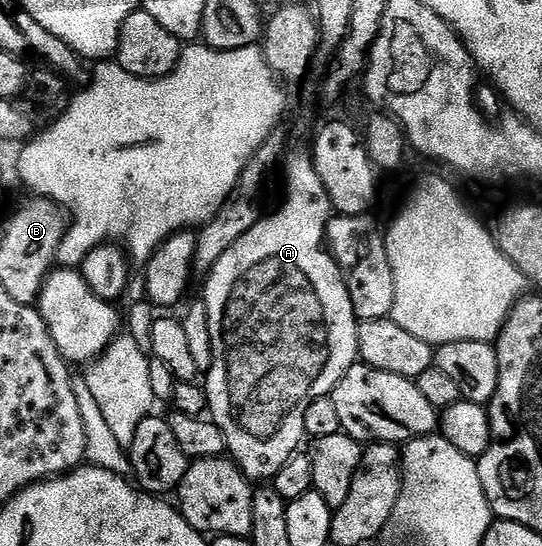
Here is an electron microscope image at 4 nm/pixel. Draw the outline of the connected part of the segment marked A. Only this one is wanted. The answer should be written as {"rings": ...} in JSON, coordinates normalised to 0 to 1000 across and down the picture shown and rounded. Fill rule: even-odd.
{"rings":[[[530,277],[524,286],[524,302],[528,300],[528,361],[520,366],[520,375],[507,385],[506,390],[485,394],[472,414],[465,414],[465,421],[458,421],[458,429],[450,429],[450,436],[443,436],[443,443],[435,443],[435,451],[428,451],[428,458],[419,458],[404,476],[395,482],[395,493],[378,507],[380,513],[380,540],[376,551],[382,560],[384,575],[384,604],[389,606],[389,670],[386,679],[376,689],[376,709],[380,714],[380,738],[384,742],[386,767],[395,771],[399,780],[406,780],[406,788],[417,804],[417,826],[437,850],[443,863],[454,870],[456,879],[463,883],[498,883],[504,881],[509,868],[517,868],[517,853],[524,853],[524,846],[531,846],[531,839],[539,839],[542,830],[559,819],[557,806],[566,804],[565,789],[561,788],[561,758],[568,751],[574,733],[587,733],[594,725],[609,725],[614,720],[616,709],[627,700],[627,692],[635,692],[635,685],[651,667],[662,665],[661,658],[661,597],[662,582],[649,568],[649,546],[638,529],[638,516],[631,502],[631,493],[616,482],[614,474],[605,467],[601,447],[601,414],[613,401],[613,375],[605,363],[605,348],[598,348],[598,333],[590,333],[590,319],[583,319],[583,304],[579,302],[579,288],[570,277],[565,278],[535,278]]]}

